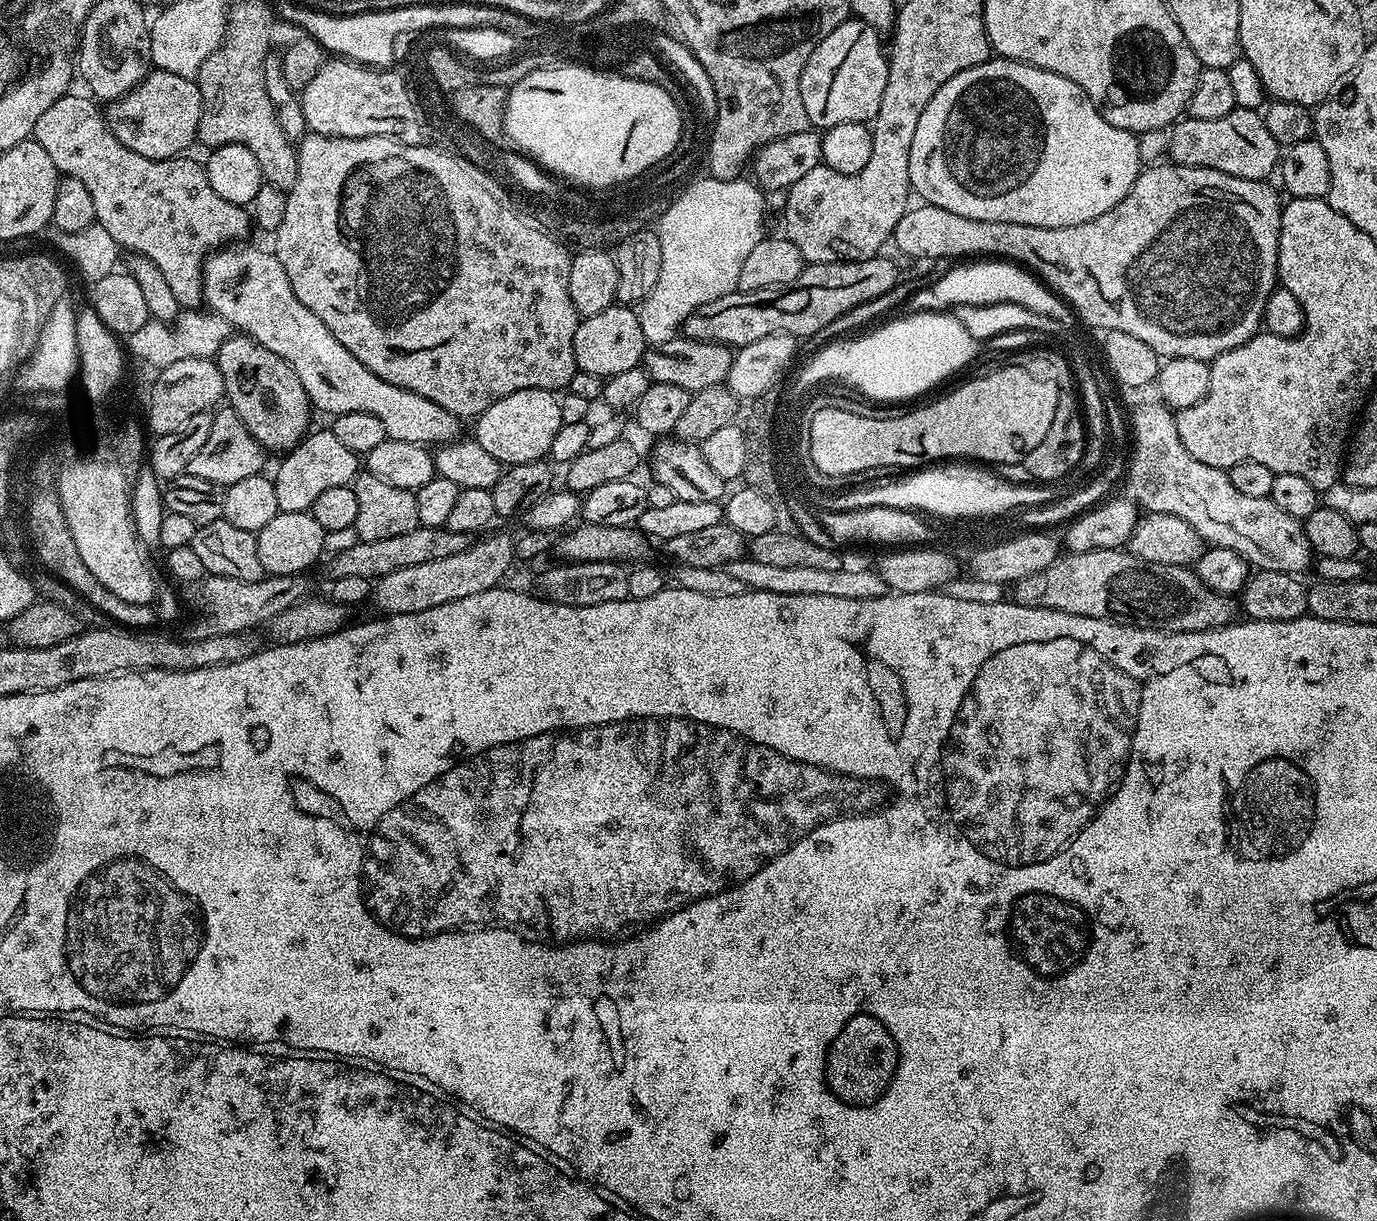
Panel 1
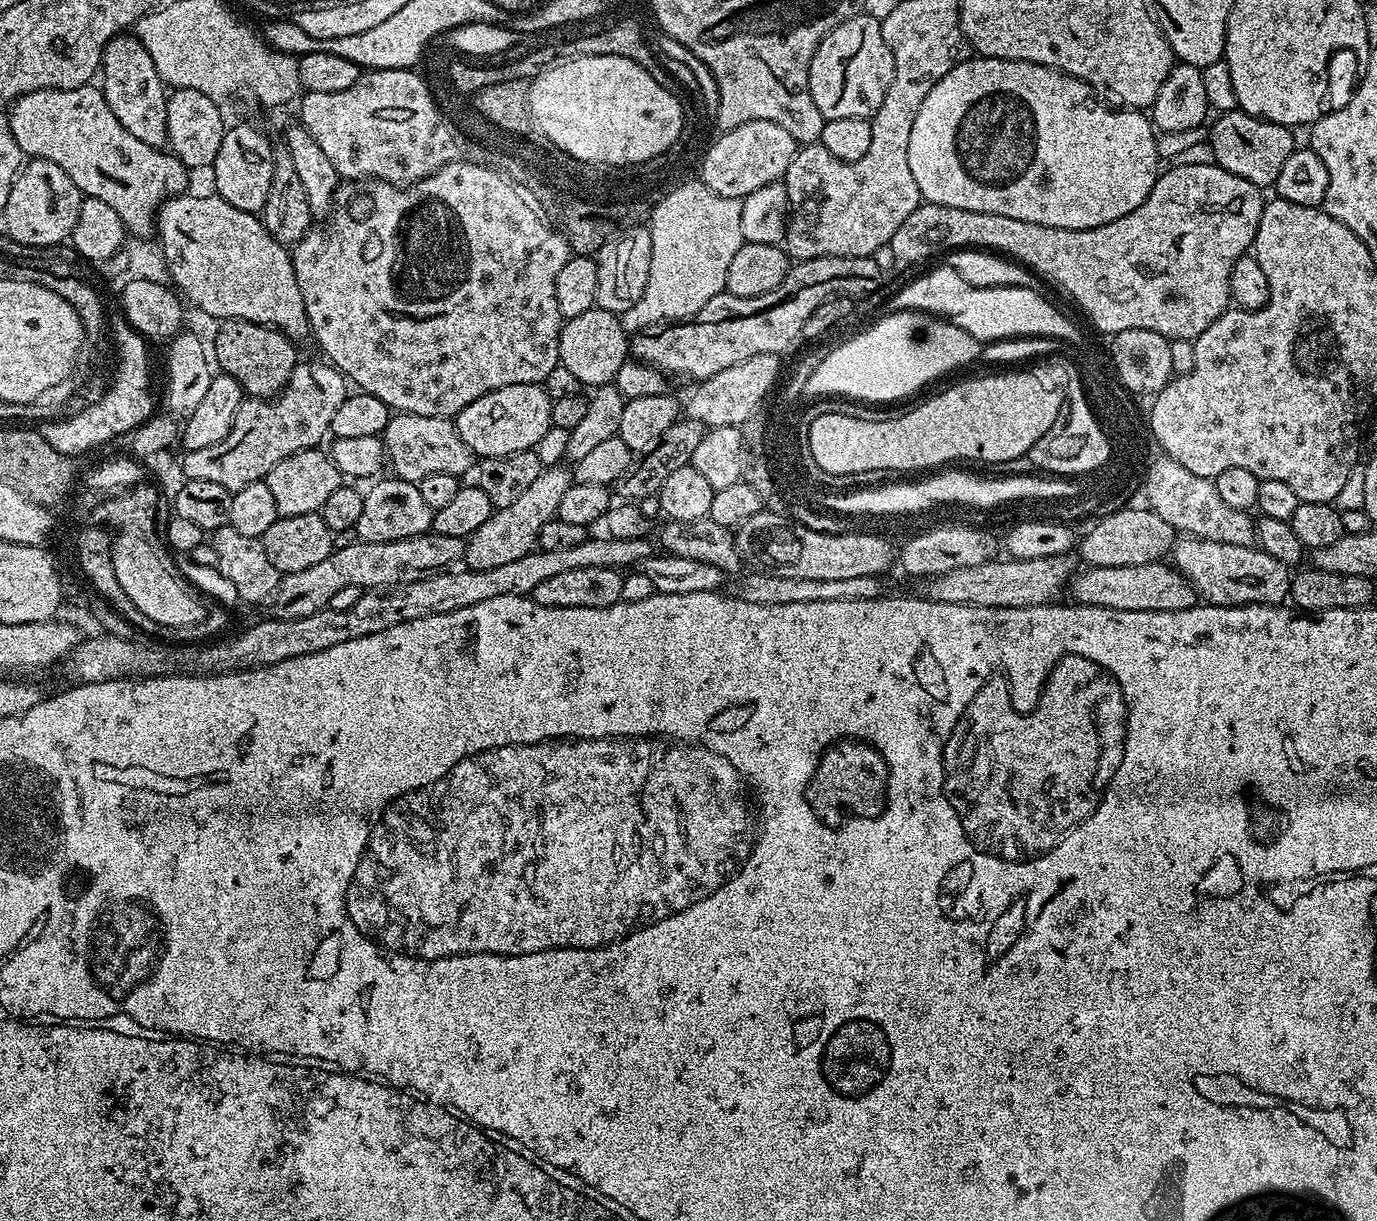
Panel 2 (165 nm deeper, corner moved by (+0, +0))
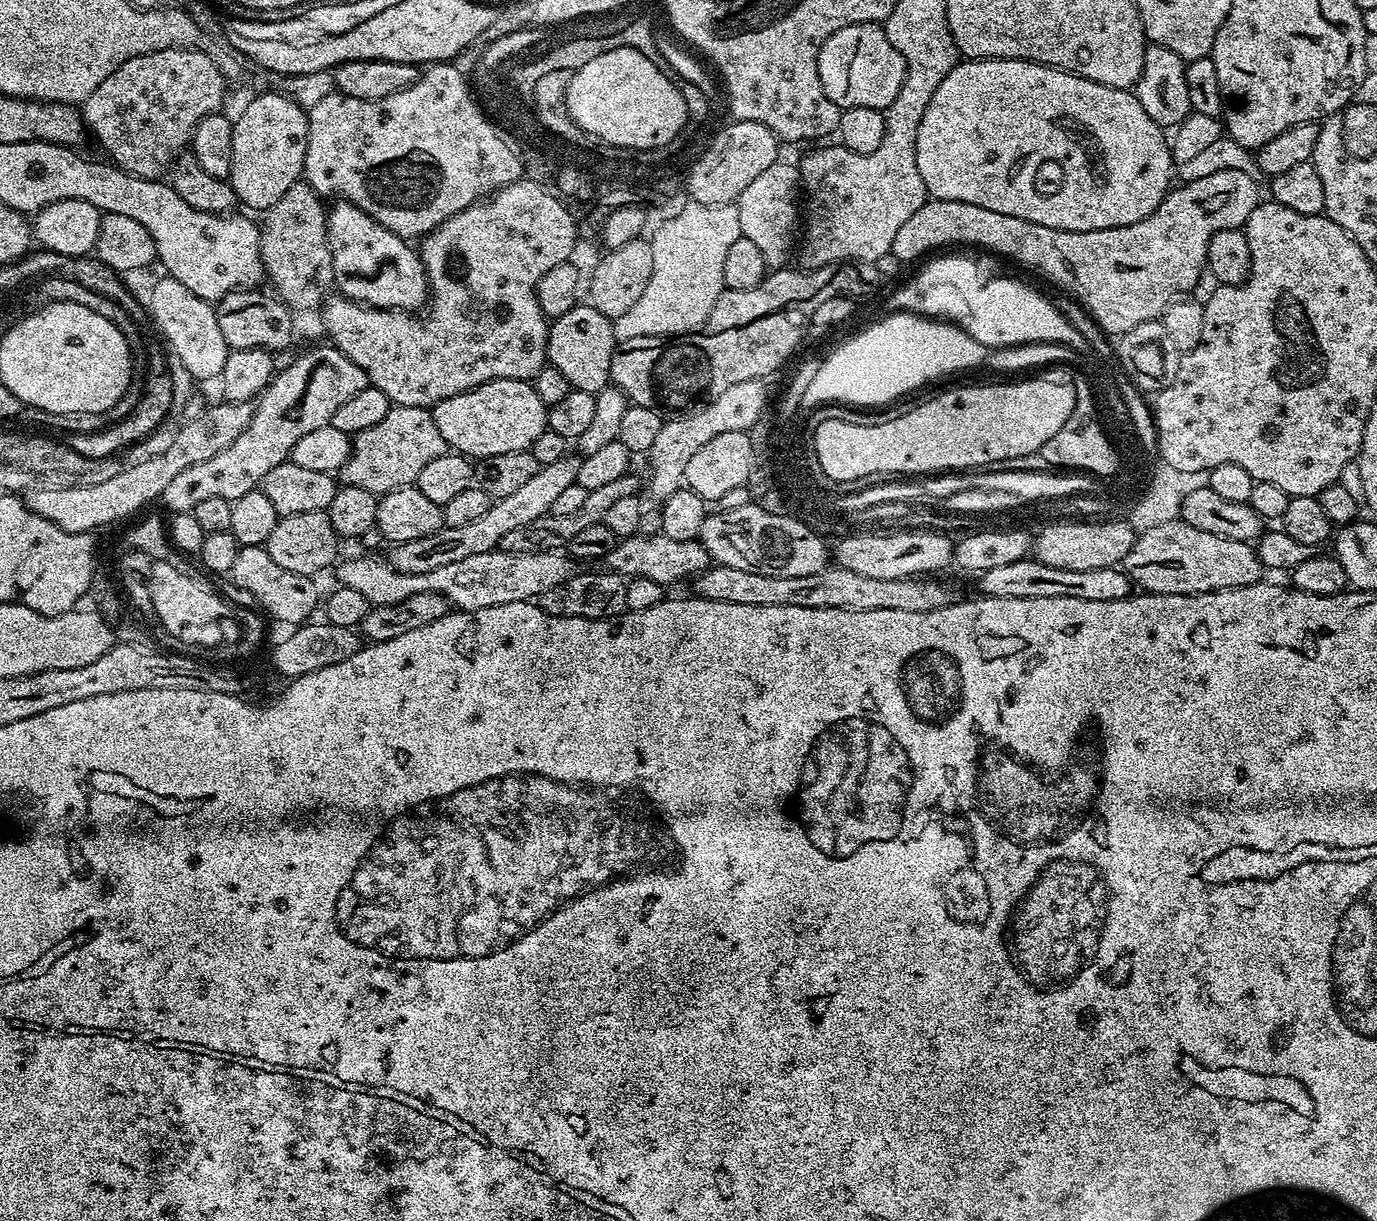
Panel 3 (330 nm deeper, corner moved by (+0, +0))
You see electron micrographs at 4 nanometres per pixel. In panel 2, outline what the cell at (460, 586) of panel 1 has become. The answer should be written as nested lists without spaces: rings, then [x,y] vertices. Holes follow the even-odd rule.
[[[545,467],[544,472],[538,474],[538,479],[511,506],[495,509],[492,516],[478,526],[476,533],[467,537],[463,563],[471,570],[494,570],[494,566],[506,566],[506,562],[514,562],[533,551],[542,526],[554,519],[562,494],[570,490],[573,482],[567,467]]]

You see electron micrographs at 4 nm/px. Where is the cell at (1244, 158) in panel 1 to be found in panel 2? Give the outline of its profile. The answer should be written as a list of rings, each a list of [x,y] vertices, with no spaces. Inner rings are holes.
[[[1239,110],[1225,112],[1215,119],[1216,125],[1212,132],[1210,128],[1211,159],[1230,174],[1246,178],[1246,182],[1255,184],[1261,190],[1267,189],[1267,184],[1268,187],[1275,185],[1278,174],[1282,174],[1286,158],[1290,158],[1290,154],[1298,147],[1298,141],[1292,137],[1293,129],[1283,124],[1259,120]]]

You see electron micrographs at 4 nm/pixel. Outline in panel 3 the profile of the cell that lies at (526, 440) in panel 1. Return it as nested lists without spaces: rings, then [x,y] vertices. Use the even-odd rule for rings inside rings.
[[[491,380],[474,390],[454,394],[454,398],[438,402],[430,411],[442,438],[446,438],[449,449],[469,458],[510,454],[510,450],[529,451],[538,434],[546,431],[548,426],[548,409],[527,380]]]

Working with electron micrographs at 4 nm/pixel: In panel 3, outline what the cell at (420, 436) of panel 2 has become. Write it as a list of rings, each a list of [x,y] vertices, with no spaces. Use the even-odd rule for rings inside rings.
[[[401,404],[390,409],[386,418],[370,426],[370,430],[355,433],[351,441],[352,452],[342,469],[343,483],[377,494],[415,485],[422,469],[429,462],[434,462],[434,458],[442,458],[450,450],[429,409]]]

